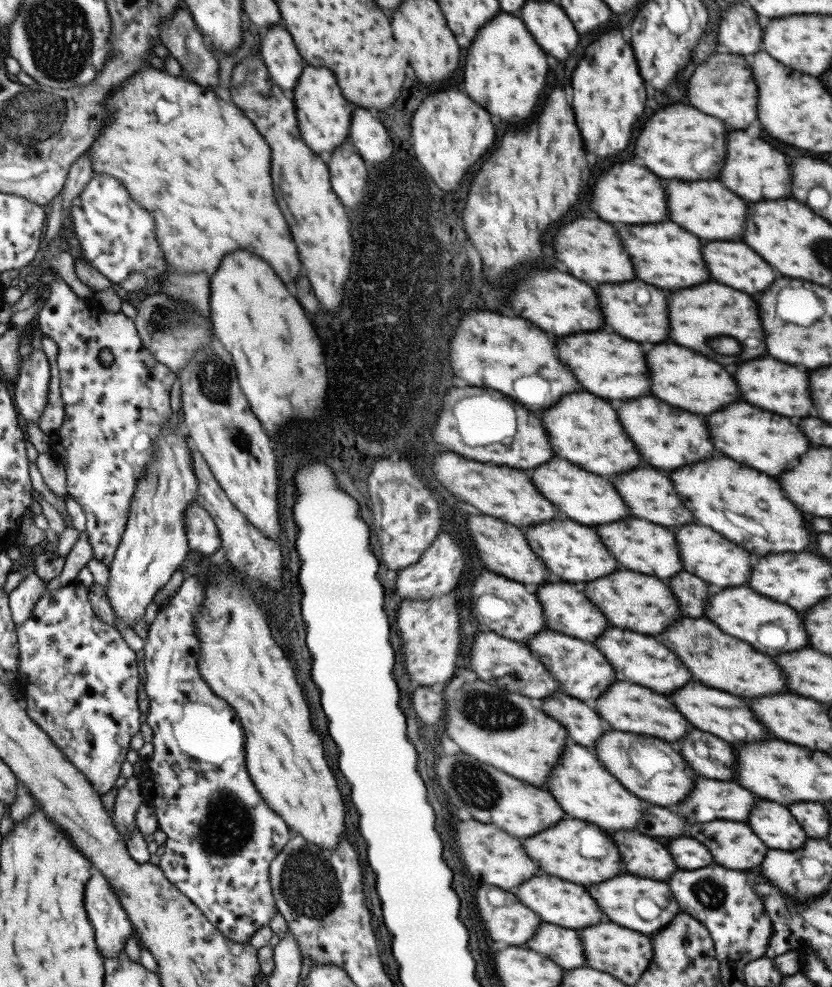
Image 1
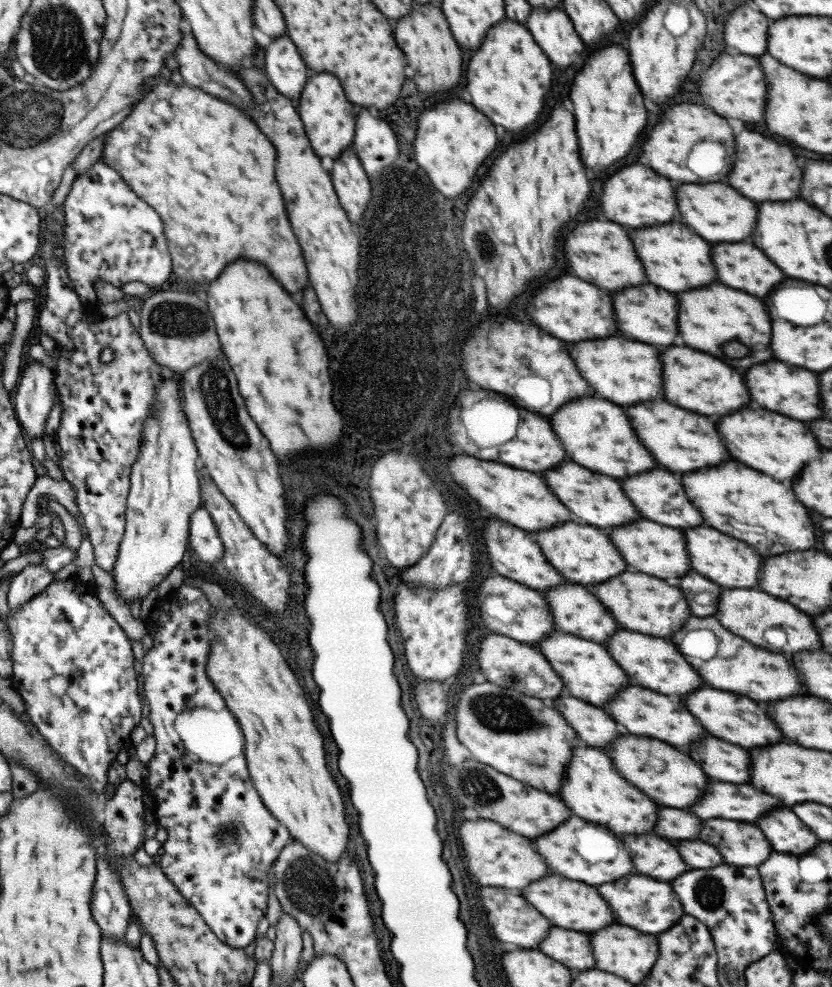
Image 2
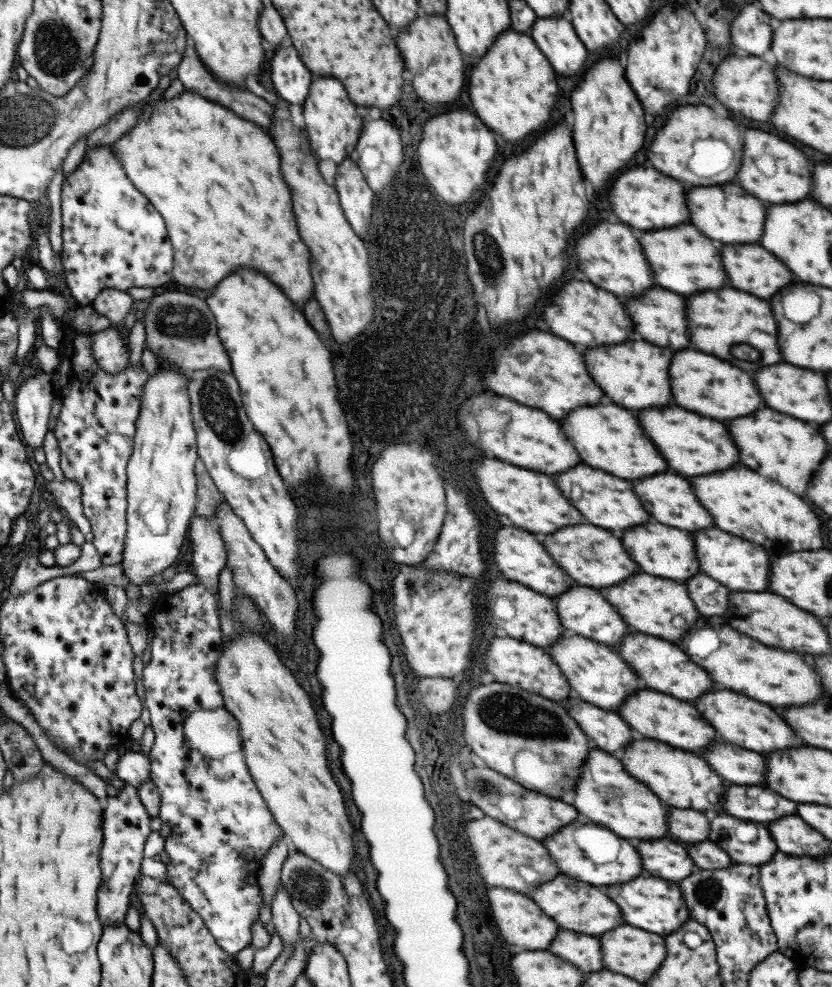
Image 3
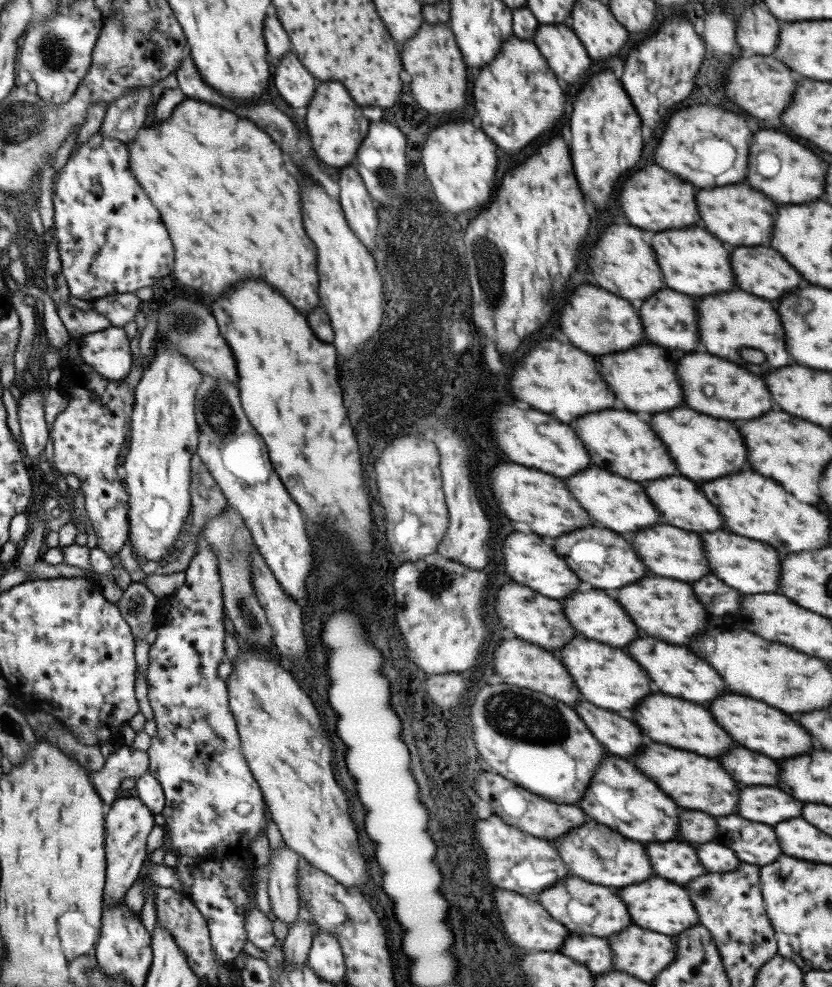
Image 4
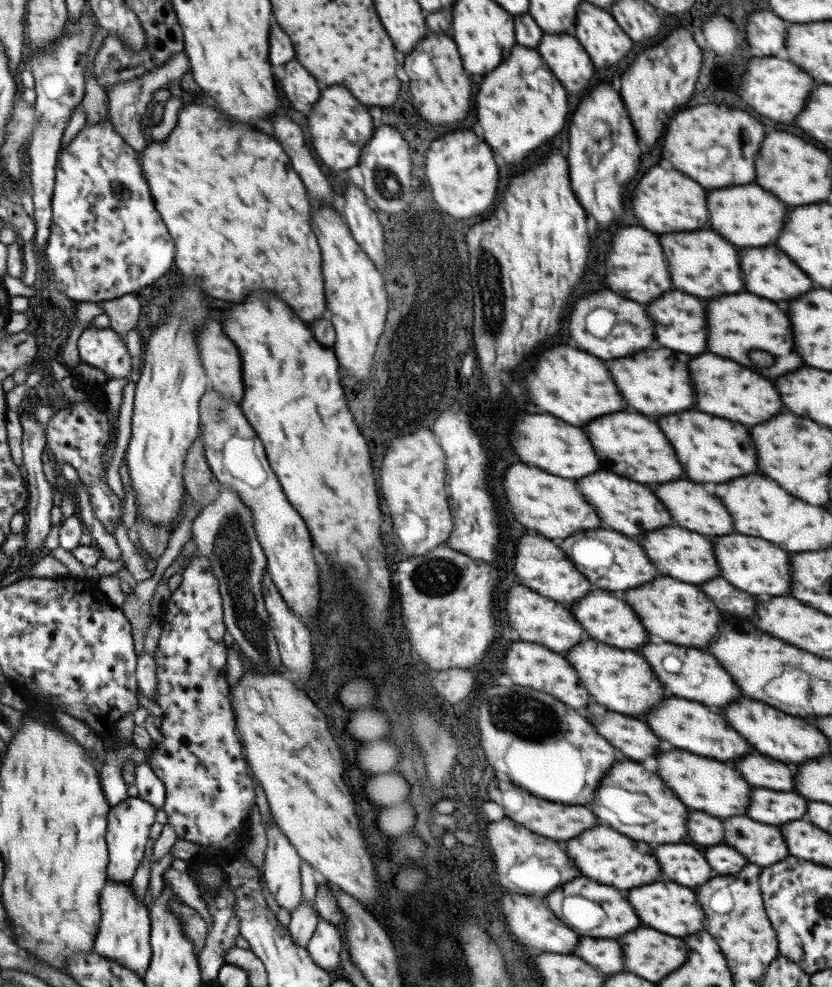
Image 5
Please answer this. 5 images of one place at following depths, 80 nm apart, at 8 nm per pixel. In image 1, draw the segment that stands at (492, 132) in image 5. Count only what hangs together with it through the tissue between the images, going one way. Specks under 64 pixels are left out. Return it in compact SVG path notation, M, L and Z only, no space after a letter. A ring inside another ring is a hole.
M503 11L496 12L474 34L470 45L467 46L465 64L463 64L463 90L467 96L483 106L491 116L499 116L499 120L507 124L521 124L527 122L537 112L539 96L545 88L545 76L547 76L547 58L543 50L535 44L535 39L526 29L519 16Z

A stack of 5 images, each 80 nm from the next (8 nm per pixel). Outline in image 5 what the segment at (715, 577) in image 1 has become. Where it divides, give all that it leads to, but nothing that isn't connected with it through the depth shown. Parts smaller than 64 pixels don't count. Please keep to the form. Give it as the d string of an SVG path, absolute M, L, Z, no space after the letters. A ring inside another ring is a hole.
M729 534L729 536L713 536L711 538L713 554L719 566L719 576L727 580L731 586L747 592L747 594L769 594L769 596L781 596L787 594L789 586L789 564L787 554L769 542L763 542L759 538L741 536L741 534Z

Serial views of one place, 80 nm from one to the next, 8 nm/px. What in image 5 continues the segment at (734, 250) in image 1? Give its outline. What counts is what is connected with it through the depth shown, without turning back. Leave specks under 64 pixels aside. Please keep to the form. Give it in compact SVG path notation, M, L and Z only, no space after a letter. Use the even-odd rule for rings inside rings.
M775 246L765 248L739 248L739 268L743 274L745 290L767 300L789 300L805 294L811 288L811 280Z

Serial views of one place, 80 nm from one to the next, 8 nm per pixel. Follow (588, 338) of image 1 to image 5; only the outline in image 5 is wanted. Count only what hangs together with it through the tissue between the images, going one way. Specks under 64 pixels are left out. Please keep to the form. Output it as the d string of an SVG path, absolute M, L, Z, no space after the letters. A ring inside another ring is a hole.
M667 348L657 350L641 350L639 354L633 354L633 358L615 358L607 364L607 370L625 398L627 406L641 414L677 414L681 410L689 410L685 406L693 406L693 394L691 394L691 382L687 378L687 354L679 354Z

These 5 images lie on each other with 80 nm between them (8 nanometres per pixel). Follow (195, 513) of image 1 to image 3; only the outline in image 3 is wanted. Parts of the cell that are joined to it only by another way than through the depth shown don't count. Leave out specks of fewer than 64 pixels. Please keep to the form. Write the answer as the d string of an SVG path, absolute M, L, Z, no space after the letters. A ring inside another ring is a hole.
M195 515L191 523L191 541L192 541L192 560L195 576L198 582L189 585L180 591L173 592L167 599L168 609L155 615L155 637L150 647L150 661L143 668L143 685L145 688L145 700L150 712L151 727L156 736L153 746L149 751L151 760L151 781L159 787L161 793L160 815L158 818L167 826L171 827L172 835L166 838L166 852L168 853L167 873L169 873L169 882L178 887L179 892L190 902L190 905L202 915L206 925L210 927L211 934L214 934L219 946L222 946L229 954L236 955L243 948L252 947L254 940L254 926L259 920L261 908L263 908L263 892L259 886L259 868L263 862L263 856L267 854L269 846L275 842L276 838L283 836L278 823L274 821L270 809L266 807L266 802L261 795L261 791L254 781L253 775L246 762L246 754L243 751L243 734L241 734L239 720L235 714L227 708L227 702L224 701L222 686L218 683L216 668L219 655L222 651L224 641L223 630L221 630L221 620L219 620L219 574L221 570L227 567L228 553L226 552L226 543L224 543L222 534L215 522L203 515Z

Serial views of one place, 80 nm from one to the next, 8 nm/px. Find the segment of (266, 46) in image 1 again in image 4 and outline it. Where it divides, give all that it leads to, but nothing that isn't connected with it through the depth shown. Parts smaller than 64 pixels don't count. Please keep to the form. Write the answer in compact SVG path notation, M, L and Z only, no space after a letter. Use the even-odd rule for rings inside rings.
M287 52L283 58L277 60L273 86L277 88L279 96L293 109L307 106L309 98L313 96L313 76L299 64L293 52Z

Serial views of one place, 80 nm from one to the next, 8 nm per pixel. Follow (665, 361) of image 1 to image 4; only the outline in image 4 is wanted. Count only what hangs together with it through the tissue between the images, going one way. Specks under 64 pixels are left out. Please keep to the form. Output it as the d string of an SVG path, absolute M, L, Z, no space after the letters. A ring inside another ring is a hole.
M685 354L677 364L677 374L685 406L695 412L725 420L751 420L771 410L769 394L765 390L763 380L717 356Z

